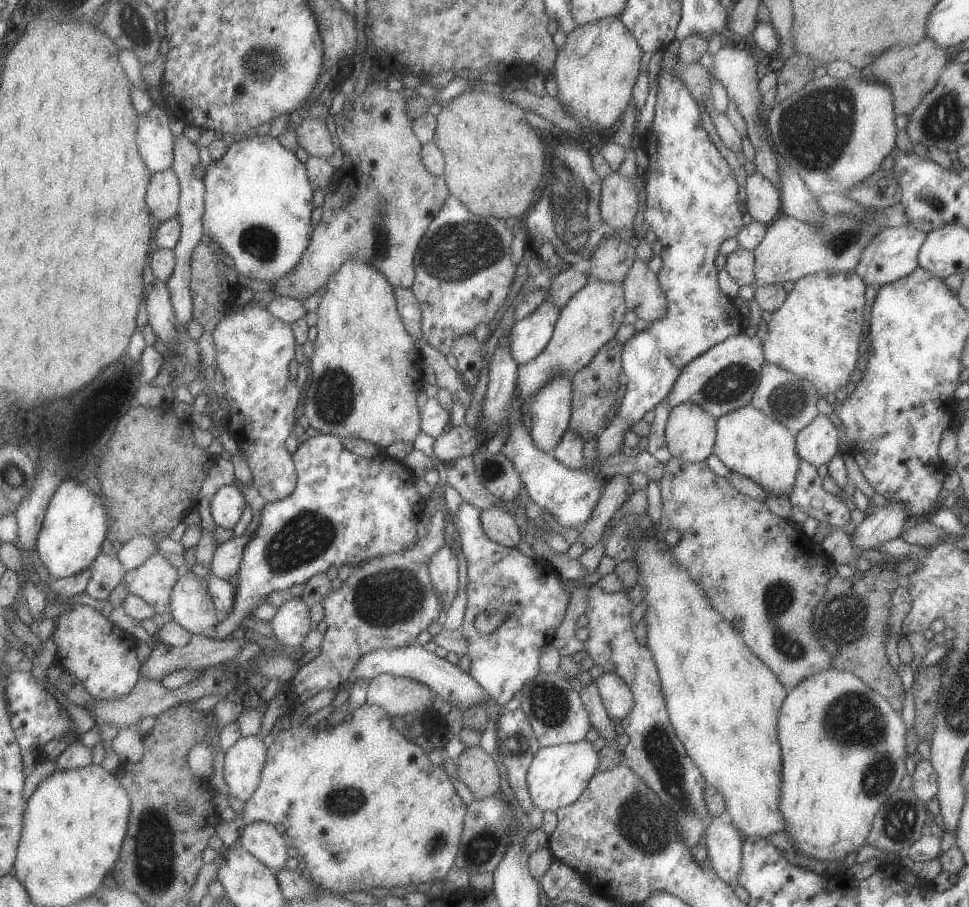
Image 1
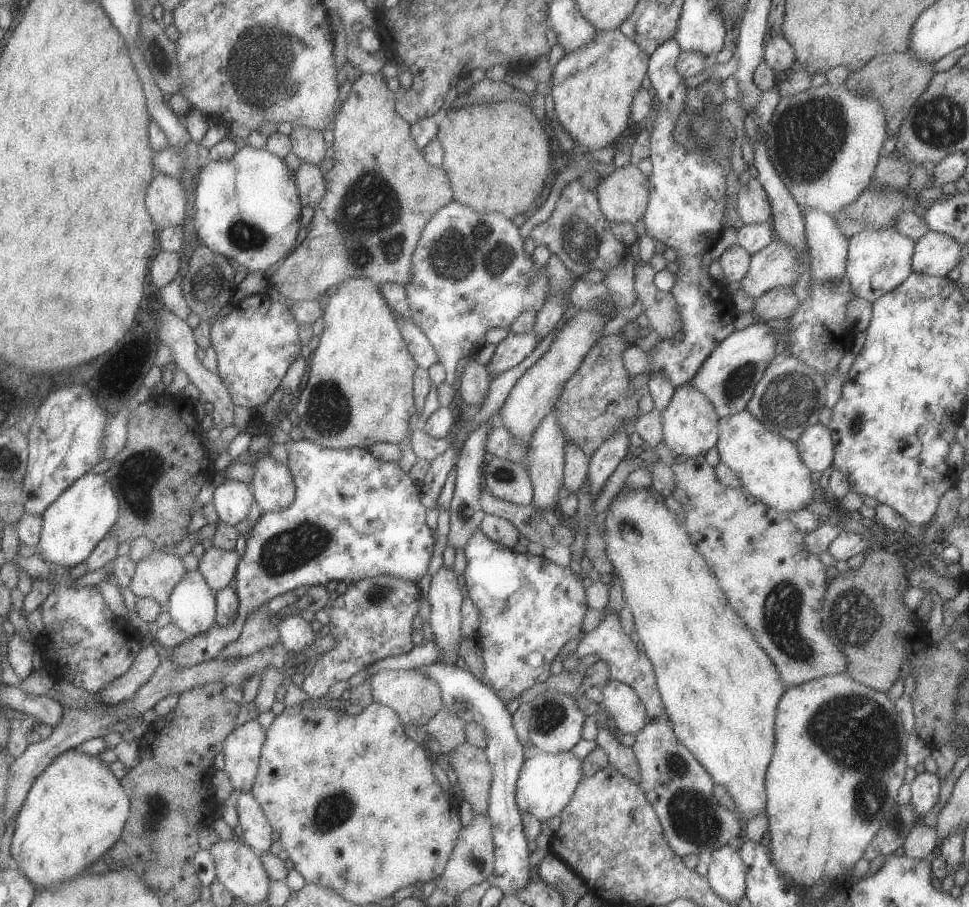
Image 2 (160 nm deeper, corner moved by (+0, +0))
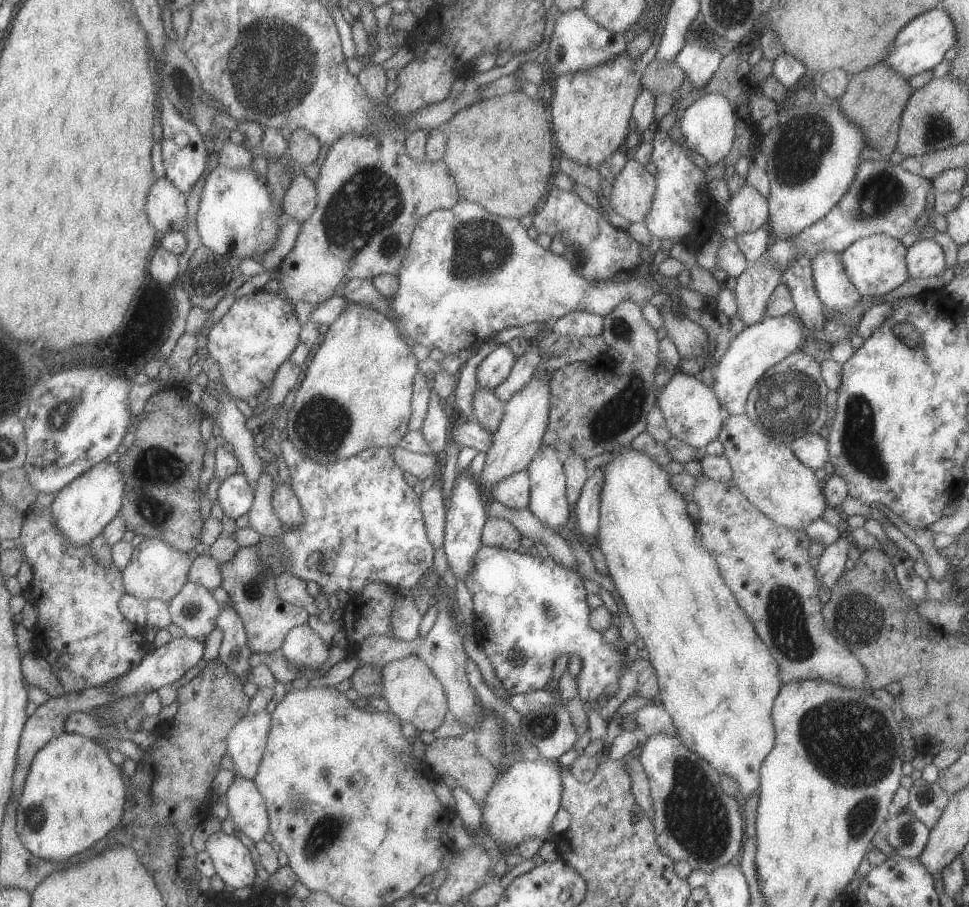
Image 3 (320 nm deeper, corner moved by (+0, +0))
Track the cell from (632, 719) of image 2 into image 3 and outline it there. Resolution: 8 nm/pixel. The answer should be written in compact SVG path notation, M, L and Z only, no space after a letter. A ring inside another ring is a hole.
M661 704L645 705L635 711L635 733L650 737L656 734L677 737L673 721Z

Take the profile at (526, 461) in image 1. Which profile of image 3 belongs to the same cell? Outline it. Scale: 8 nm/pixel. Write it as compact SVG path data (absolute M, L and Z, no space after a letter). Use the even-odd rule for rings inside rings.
M453 419L450 424L450 439L461 447L471 447L475 450L486 452L492 443L492 434L481 428L481 425L474 420Z

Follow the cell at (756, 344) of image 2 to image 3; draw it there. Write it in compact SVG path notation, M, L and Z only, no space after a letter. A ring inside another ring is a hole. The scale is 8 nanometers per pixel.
M795 312L778 317L765 316L758 323L743 327L737 336L731 338L727 350L711 370L712 391L723 410L729 415L743 415L748 392L765 370L799 351L804 340L800 318Z

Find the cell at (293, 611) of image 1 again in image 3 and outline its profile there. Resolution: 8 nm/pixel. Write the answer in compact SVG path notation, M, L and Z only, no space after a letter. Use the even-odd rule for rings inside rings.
M305 623L289 630L280 649L286 660L297 669L321 670L327 660L329 646Z

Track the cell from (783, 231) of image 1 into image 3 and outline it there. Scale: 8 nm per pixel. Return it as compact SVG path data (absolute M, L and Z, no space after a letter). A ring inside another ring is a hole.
M763 257L736 277L731 291L736 300L736 316L744 327L758 323L766 316L766 304L770 294L781 281L781 273Z

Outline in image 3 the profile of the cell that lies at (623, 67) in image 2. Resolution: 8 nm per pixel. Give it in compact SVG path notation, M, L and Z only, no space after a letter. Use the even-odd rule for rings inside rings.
M657 42L649 46L649 50L639 60L629 60L624 51L609 62L592 66L589 69L559 75L555 80L553 98L551 99L551 126L555 151L577 164L583 164L589 168L596 168L607 156L611 156L615 150L622 150L623 142L632 129L632 106L637 93L641 90L639 79L648 62L654 60L657 52Z

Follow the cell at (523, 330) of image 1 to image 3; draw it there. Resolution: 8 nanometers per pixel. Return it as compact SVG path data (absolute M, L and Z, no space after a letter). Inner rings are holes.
M499 344L476 368L476 383L479 387L492 391L498 384L504 381L509 374L515 357L511 354L507 344Z

